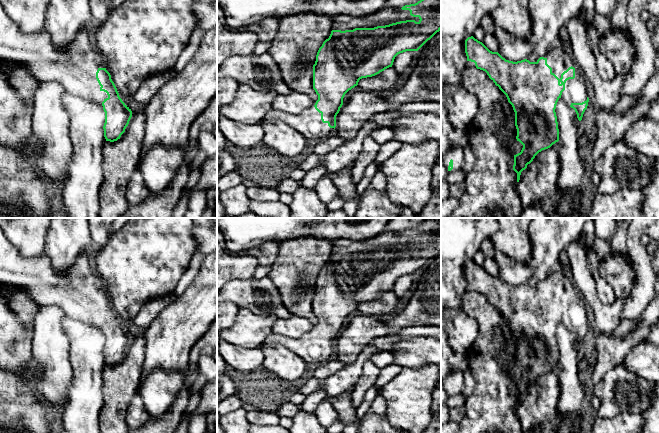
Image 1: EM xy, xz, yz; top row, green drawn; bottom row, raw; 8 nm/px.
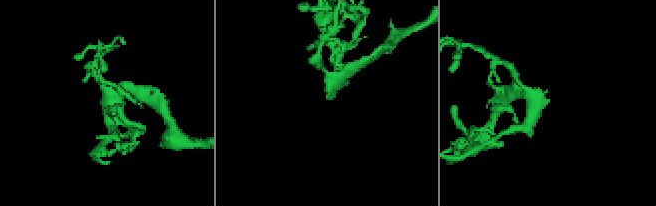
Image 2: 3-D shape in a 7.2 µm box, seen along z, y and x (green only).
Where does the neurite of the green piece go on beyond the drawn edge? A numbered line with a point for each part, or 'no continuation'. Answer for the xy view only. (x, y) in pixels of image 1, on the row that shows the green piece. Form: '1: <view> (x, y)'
1: xy (75, 67)

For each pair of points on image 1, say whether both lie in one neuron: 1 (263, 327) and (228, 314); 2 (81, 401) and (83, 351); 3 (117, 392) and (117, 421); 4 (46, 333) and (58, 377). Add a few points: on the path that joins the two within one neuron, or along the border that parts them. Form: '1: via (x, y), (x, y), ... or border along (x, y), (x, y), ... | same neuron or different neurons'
1: border along (240, 307), (235, 320), (227, 328) | different neurons
2: via (83, 389), (83, 363) | same neuron
3: via (116, 399), (115, 414) | same neuron
4: via (50, 344), (50, 362), (54, 366) | same neuron

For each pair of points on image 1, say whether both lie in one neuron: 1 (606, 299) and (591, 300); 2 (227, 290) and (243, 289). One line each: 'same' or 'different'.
1: different
2: same

